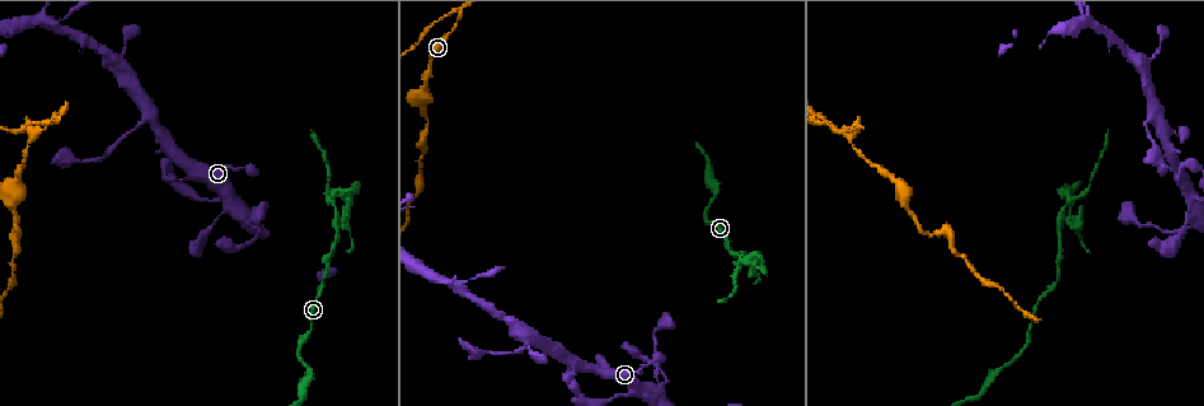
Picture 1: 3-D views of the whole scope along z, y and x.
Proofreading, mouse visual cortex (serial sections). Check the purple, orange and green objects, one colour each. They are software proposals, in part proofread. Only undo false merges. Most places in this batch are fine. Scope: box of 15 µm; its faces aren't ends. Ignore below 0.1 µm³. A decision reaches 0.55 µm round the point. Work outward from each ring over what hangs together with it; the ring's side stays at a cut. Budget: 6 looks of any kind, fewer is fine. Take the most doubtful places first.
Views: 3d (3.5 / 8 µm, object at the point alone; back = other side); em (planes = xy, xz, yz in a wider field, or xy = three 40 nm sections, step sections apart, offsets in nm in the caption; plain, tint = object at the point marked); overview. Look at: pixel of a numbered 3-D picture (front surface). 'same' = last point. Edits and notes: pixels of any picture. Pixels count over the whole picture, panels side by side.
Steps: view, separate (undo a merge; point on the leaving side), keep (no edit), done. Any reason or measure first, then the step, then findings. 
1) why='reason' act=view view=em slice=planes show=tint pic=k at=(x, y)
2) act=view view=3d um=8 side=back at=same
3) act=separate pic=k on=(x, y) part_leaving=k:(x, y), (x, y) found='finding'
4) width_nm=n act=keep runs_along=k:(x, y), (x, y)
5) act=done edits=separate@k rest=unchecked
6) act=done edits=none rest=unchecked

why='abrupt turn' act=view view=3d um=8 pic=1 at=(1060, 220)

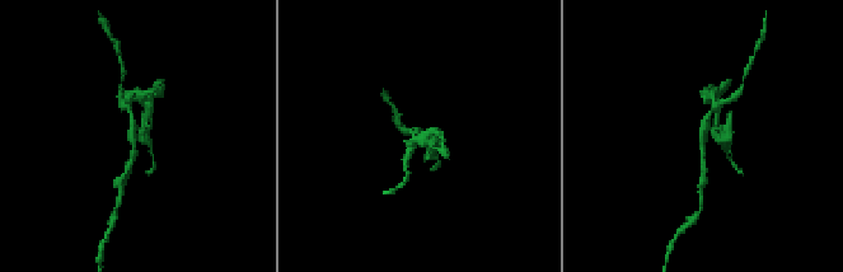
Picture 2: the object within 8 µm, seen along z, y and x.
act=view view=3d um=3.5 pic=2 at=(418, 131)

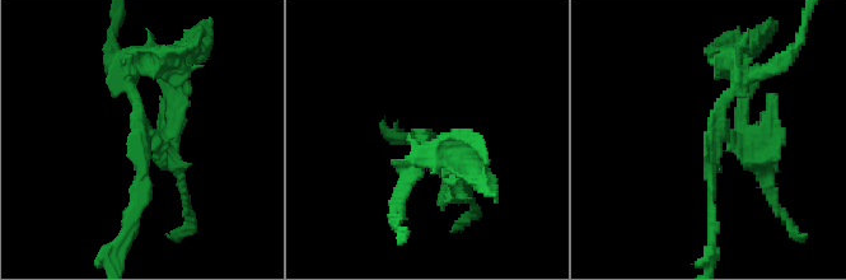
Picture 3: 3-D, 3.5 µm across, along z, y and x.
act=view view=em slice=xy step=2 show=tint pic=3 at=(142, 140)

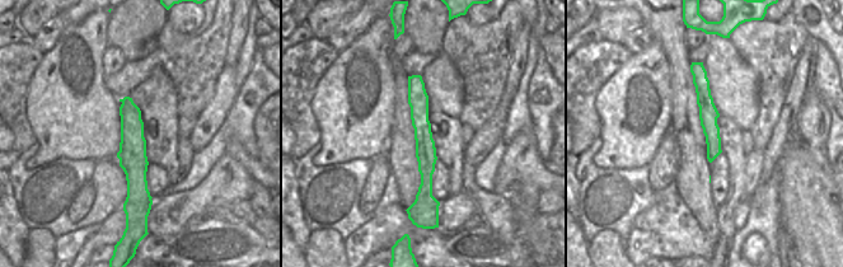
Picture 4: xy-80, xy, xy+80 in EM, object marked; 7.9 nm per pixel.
act=separate pic=3 on=(458, 181) found='a second cell is stuck on'

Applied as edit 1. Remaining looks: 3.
why='sharp bend' act=view view=3d um=3.5 side=back pic=1 at=(460, 16)

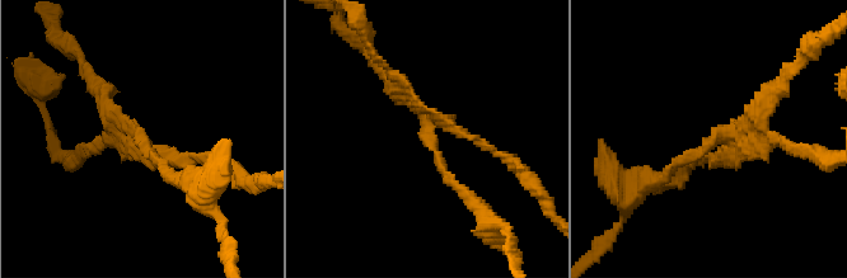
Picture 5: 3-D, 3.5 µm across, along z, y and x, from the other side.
why='now the EM' act=view view=em slice=xy step=3 show=plain pic=5 at=(429, 144)

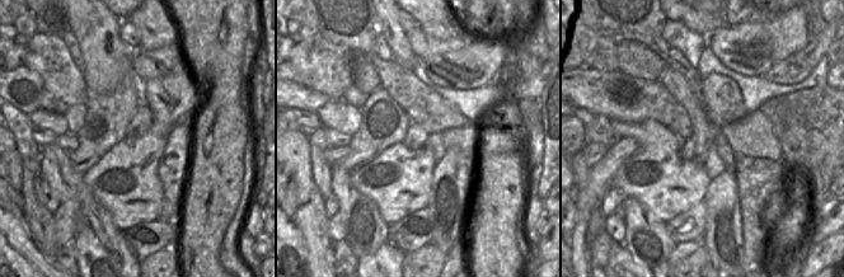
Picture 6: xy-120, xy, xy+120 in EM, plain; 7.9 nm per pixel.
why='with the object marked' act=view view=em slice=xy step=3 show=tint at=same

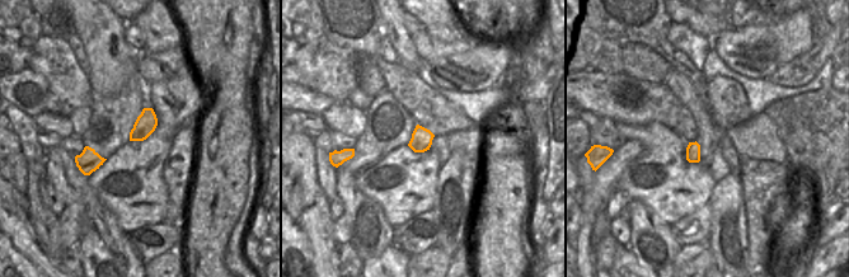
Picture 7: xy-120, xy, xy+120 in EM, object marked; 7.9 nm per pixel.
act=separate pic=5 on=(192, 160) part_leaving=5:(438, 123), (505, 155), (532, 188) found='two cells meet here'

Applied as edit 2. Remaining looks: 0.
act=done edits=separate@3,separate@5 rest=unchecked

